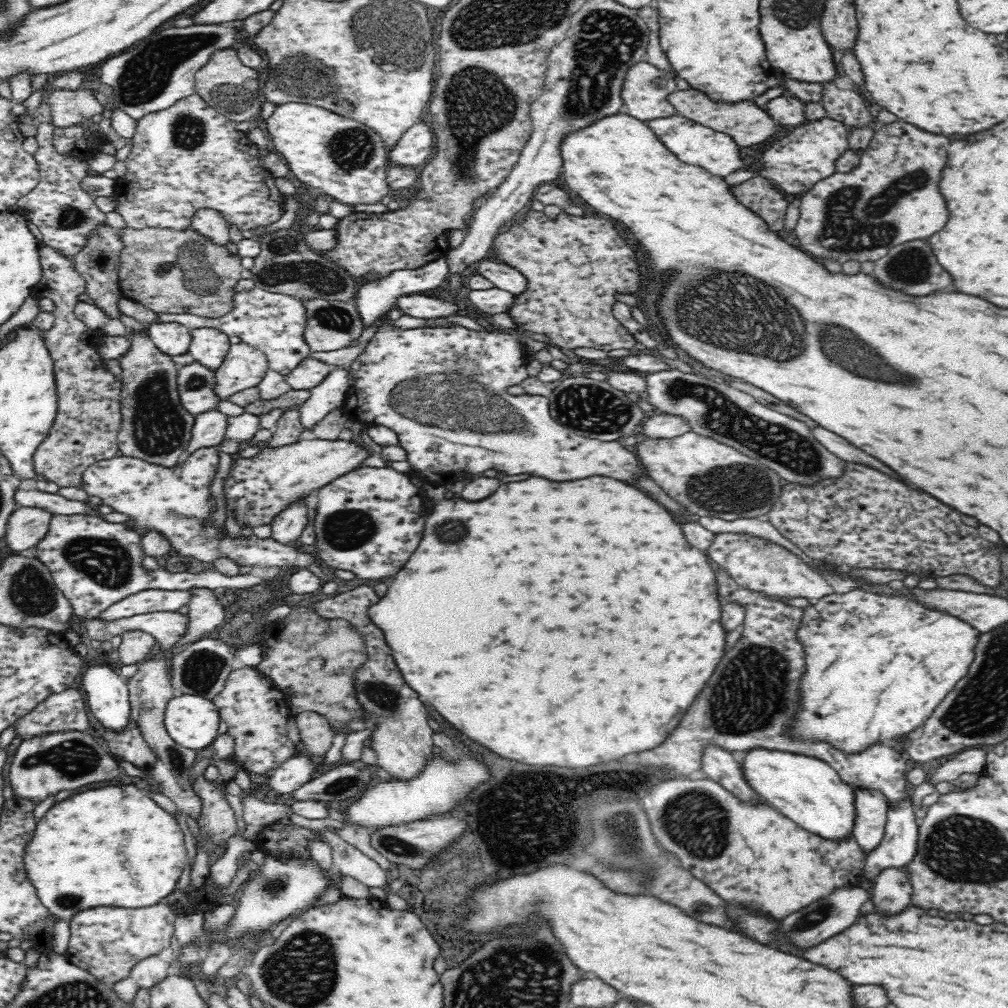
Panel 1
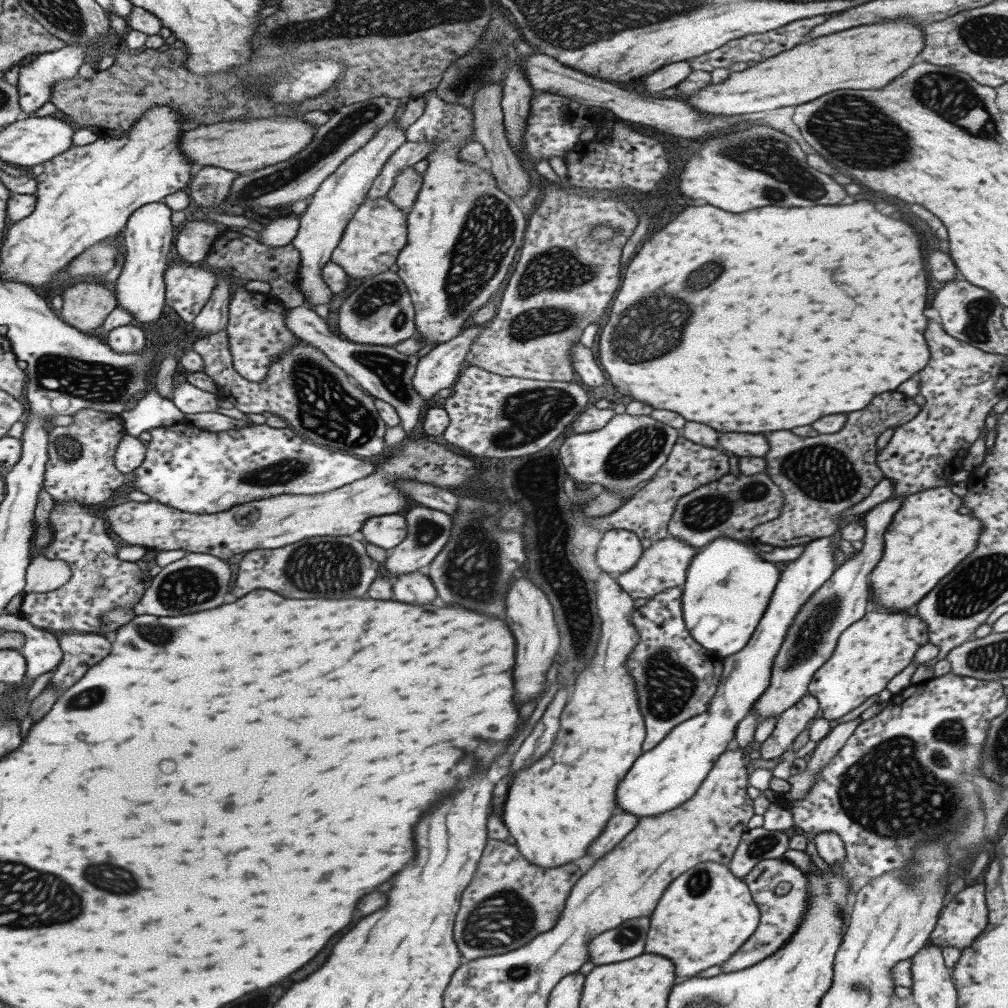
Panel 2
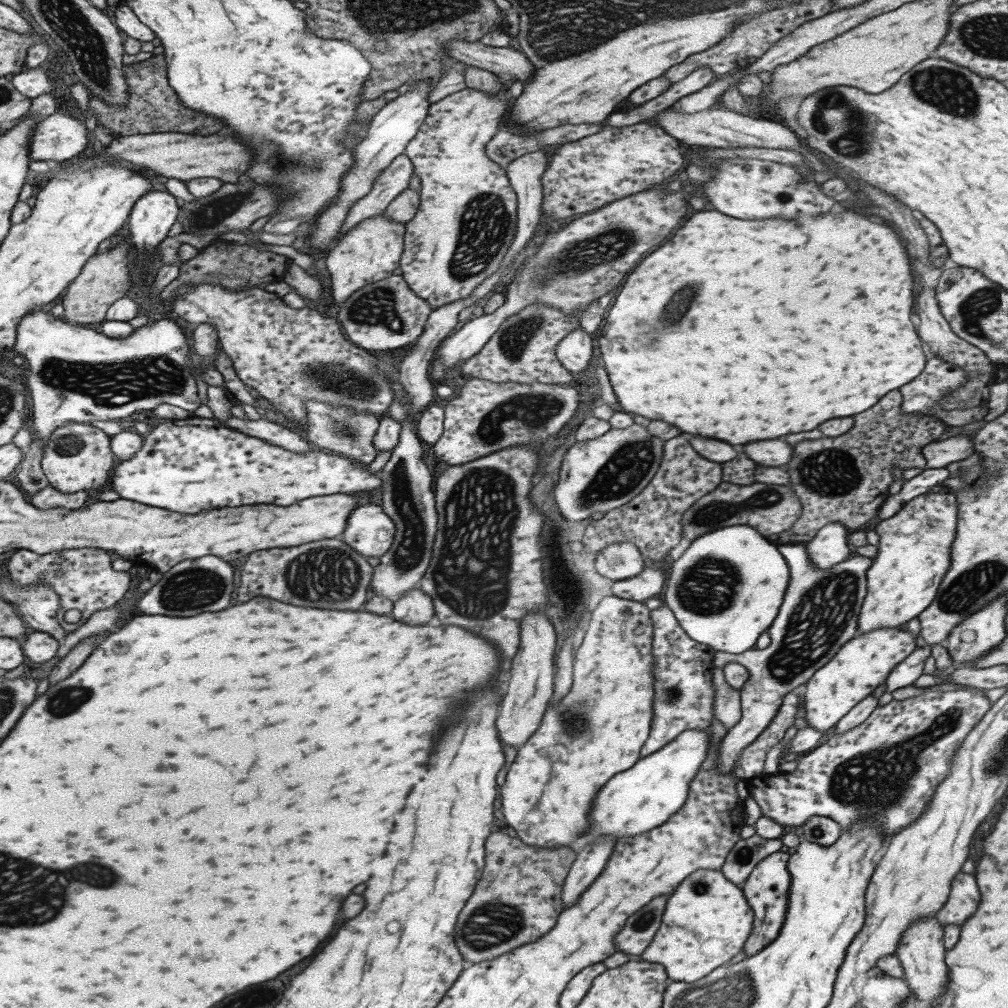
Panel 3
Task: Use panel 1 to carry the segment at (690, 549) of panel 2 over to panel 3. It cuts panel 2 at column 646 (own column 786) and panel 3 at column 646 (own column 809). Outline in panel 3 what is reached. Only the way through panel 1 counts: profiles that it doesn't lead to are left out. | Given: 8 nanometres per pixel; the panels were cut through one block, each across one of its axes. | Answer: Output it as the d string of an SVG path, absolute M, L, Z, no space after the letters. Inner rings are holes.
M671 560L645 566L644 570L632 578L616 581L611 589L614 596L645 602L648 598L661 597L665 590L668 568Z

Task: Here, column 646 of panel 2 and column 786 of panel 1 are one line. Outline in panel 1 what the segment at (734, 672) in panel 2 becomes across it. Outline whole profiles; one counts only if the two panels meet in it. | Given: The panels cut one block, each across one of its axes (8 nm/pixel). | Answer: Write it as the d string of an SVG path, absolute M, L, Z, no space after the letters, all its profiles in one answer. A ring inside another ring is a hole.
M762 747L751 748L738 758L747 785L784 817L828 840L841 841L852 836L856 789L846 784L828 763L800 753Z

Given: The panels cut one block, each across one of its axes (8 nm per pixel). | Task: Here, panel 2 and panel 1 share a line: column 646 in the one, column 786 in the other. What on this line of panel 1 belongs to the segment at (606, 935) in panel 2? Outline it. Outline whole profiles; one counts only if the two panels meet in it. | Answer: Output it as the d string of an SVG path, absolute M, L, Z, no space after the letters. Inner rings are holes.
M861 886L835 888L831 893L828 893L828 896L816 900L816 904L808 904L806 908L784 918L782 930L790 932L788 936L792 936L792 942L798 948L814 946L814 944L846 930L848 926L852 926L860 915L862 904L868 899L870 899L870 891L867 893Z

